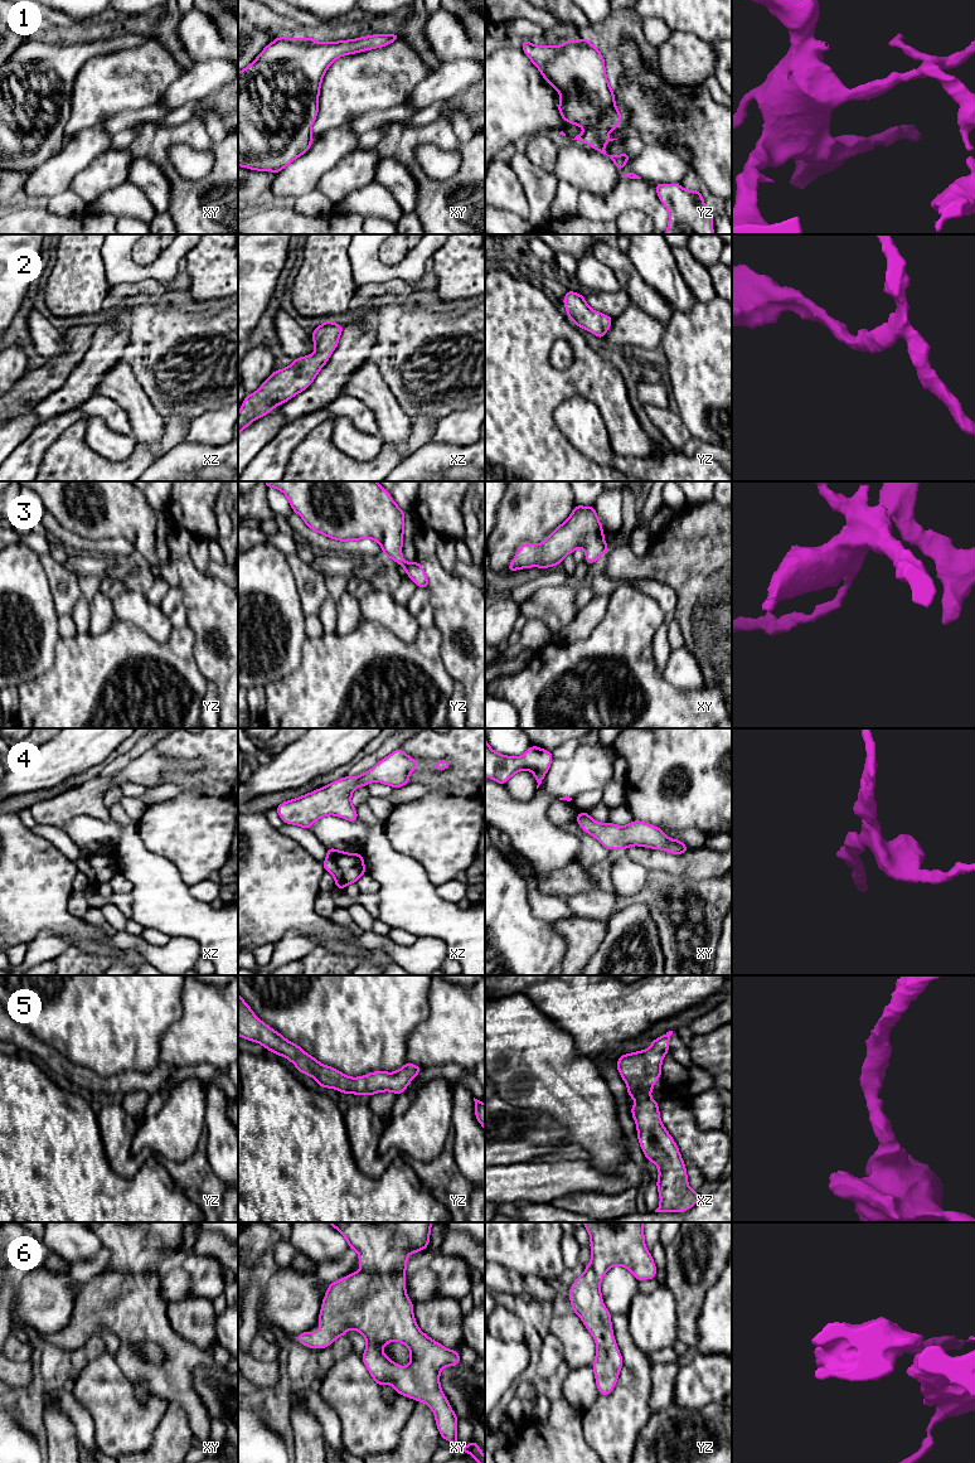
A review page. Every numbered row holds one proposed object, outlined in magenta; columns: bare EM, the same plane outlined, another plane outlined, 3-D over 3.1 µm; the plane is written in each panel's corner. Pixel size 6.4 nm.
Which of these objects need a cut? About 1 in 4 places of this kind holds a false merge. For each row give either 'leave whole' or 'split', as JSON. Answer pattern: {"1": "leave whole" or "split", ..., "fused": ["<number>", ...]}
{"1": "leave whole", "2": "leave whole", "3": "leave whole", "4": "leave whole", "5": "leave whole", "6": "leave whole", "fused": []}

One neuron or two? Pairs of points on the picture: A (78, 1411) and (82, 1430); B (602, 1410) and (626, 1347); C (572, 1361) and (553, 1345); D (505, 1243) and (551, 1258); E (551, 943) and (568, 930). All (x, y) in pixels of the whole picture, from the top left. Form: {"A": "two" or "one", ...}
{"A": "one", "B": "one", "C": "two", "D": "one", "E": "two"}

